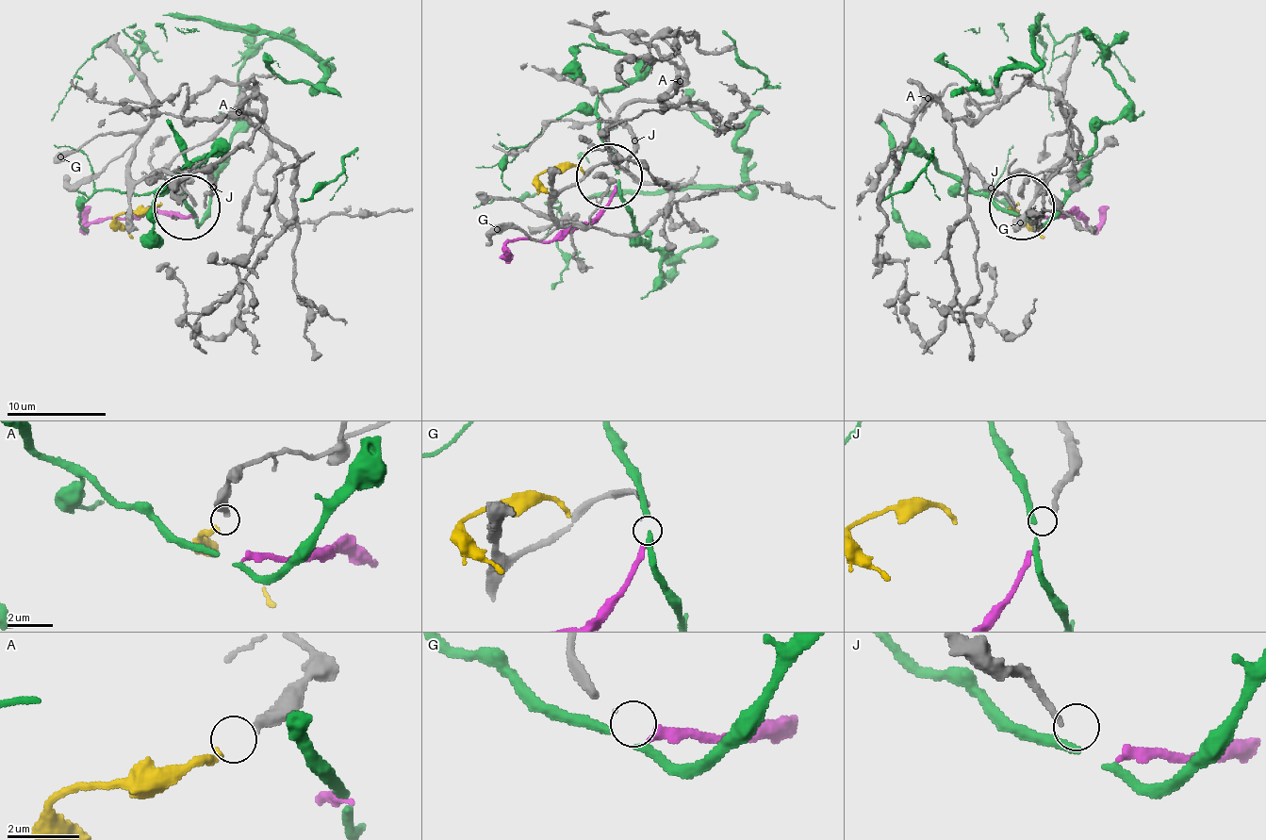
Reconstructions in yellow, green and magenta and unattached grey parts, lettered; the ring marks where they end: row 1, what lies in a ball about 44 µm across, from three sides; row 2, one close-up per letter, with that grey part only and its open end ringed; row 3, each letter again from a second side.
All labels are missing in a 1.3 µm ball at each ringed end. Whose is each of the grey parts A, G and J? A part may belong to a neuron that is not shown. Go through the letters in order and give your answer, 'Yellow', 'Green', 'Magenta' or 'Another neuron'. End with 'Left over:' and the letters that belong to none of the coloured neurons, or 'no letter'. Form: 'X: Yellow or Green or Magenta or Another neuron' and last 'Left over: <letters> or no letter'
A: Yellow
G: Magenta
J: Another neuron
Left over: J

